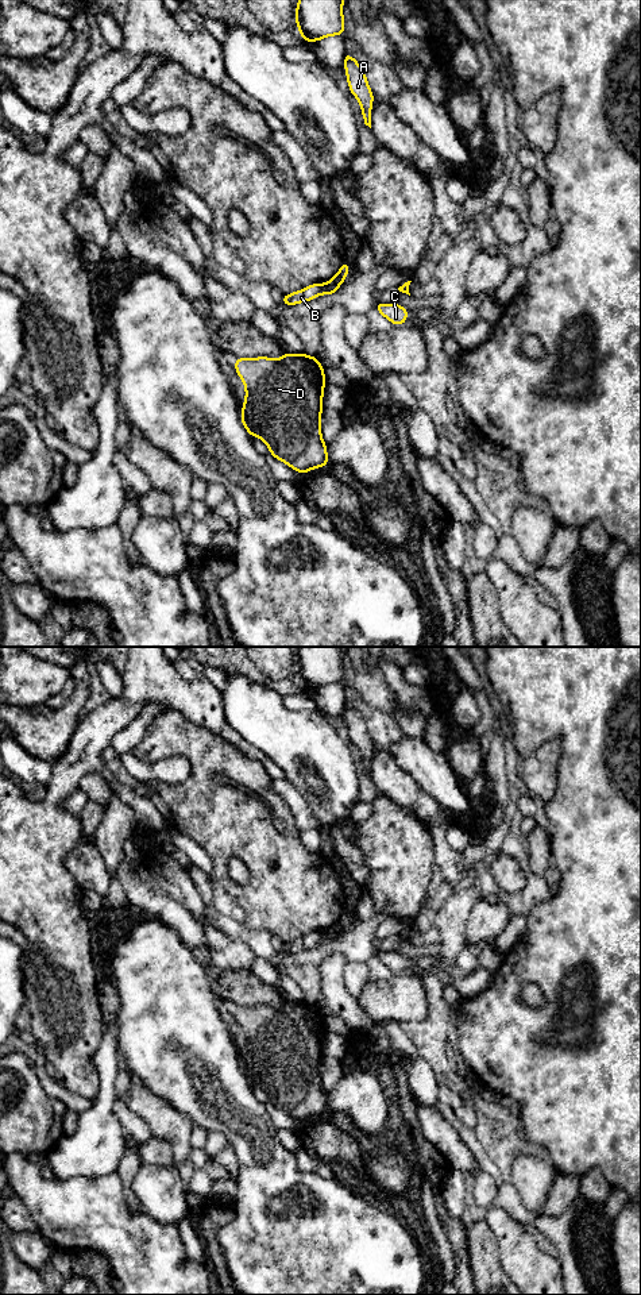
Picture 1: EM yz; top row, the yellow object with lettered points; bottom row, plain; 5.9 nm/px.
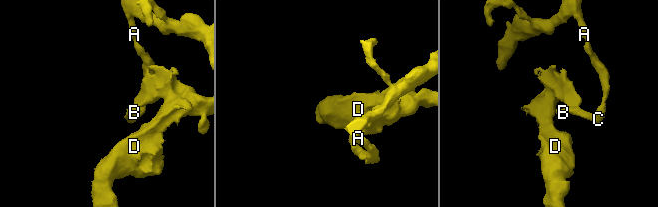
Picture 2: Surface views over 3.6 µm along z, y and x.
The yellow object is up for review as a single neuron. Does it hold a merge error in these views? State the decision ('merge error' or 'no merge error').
merge error

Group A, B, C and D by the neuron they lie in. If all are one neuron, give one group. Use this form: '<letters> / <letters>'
A B C / D

